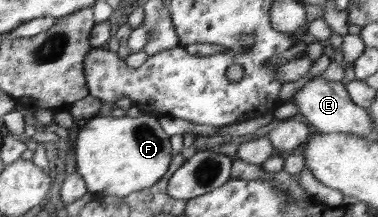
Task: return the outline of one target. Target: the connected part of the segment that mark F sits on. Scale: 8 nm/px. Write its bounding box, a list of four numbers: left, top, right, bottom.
[71,114,175,197]

